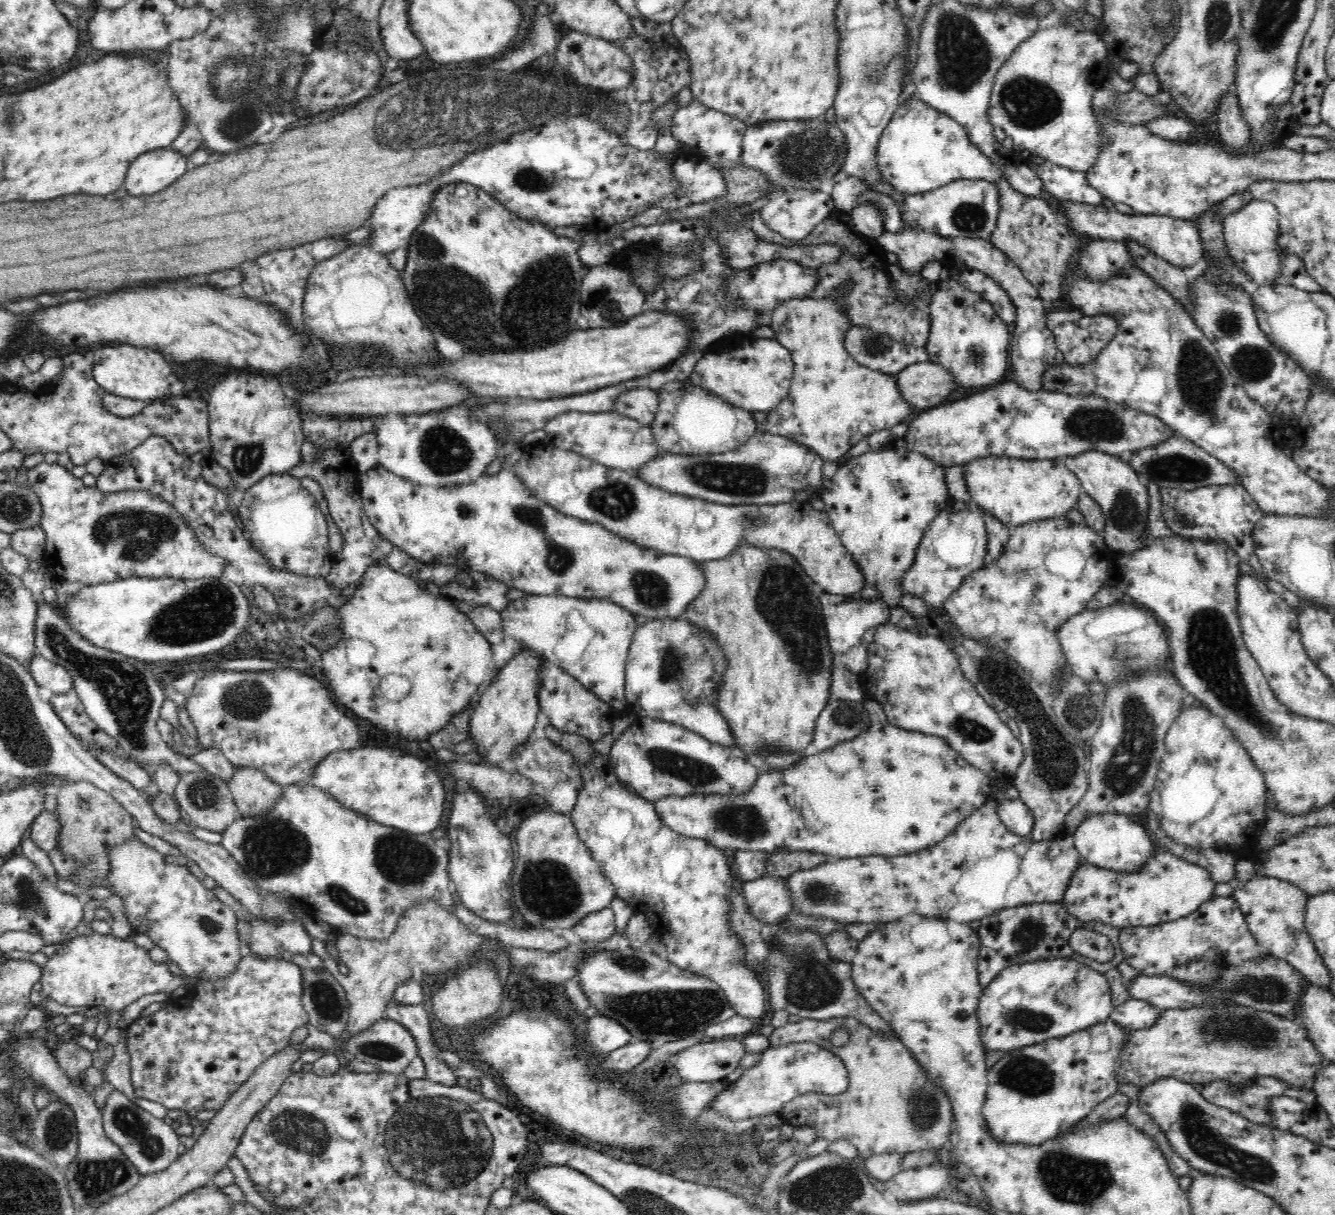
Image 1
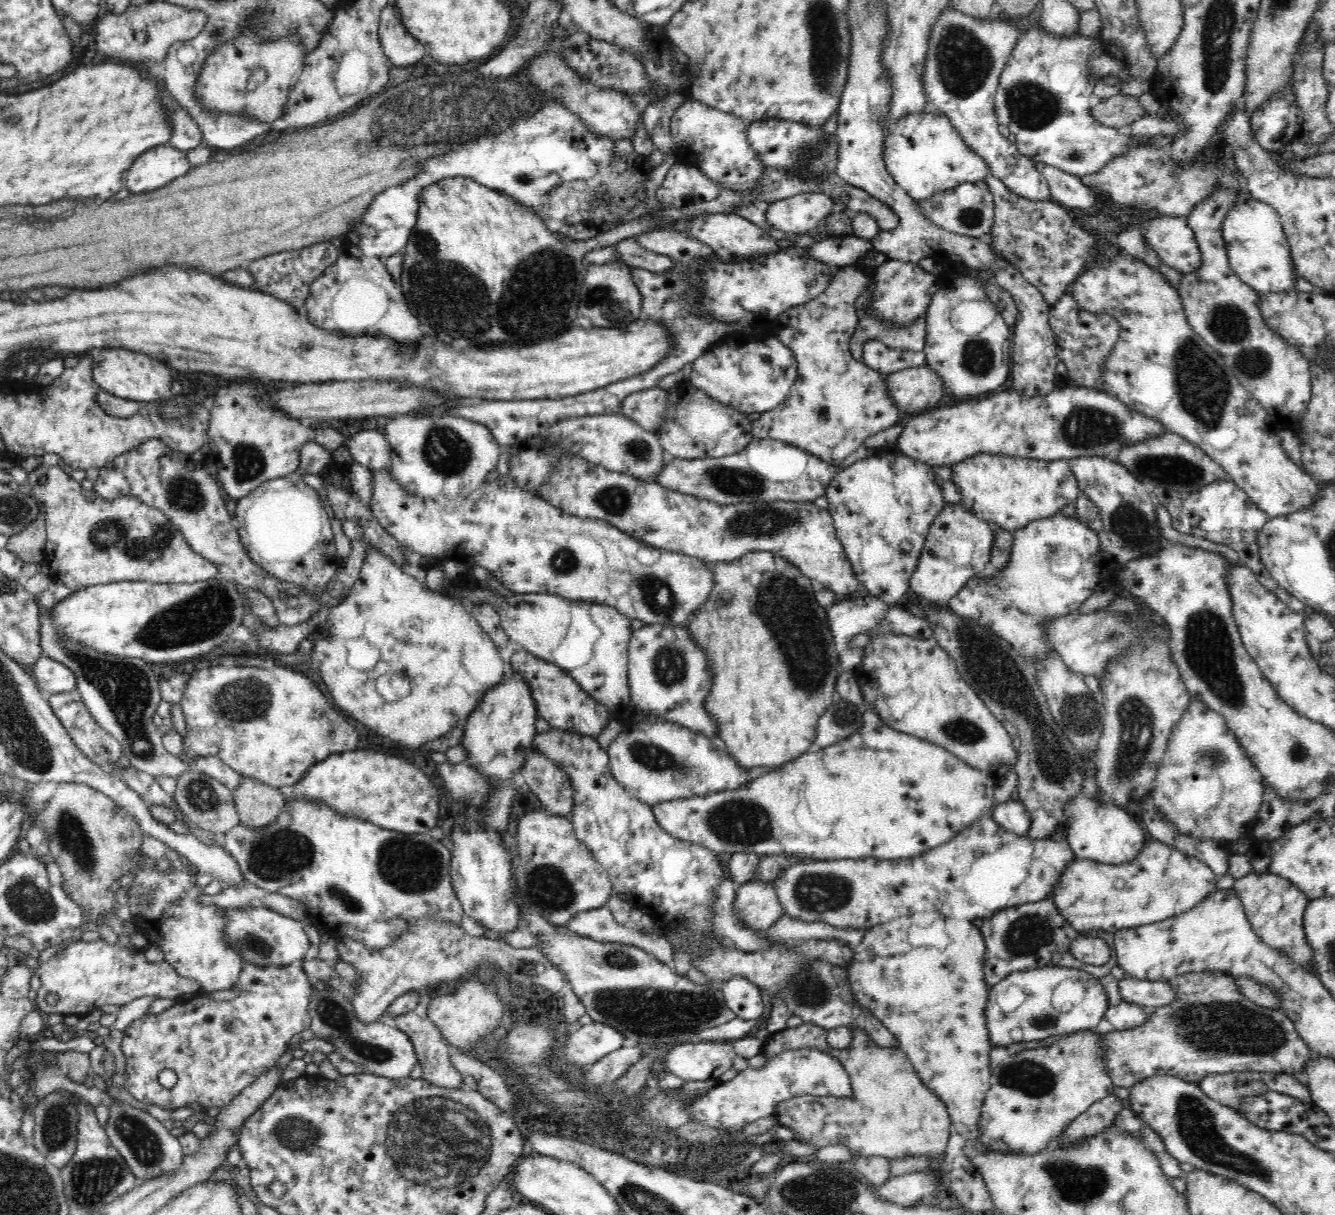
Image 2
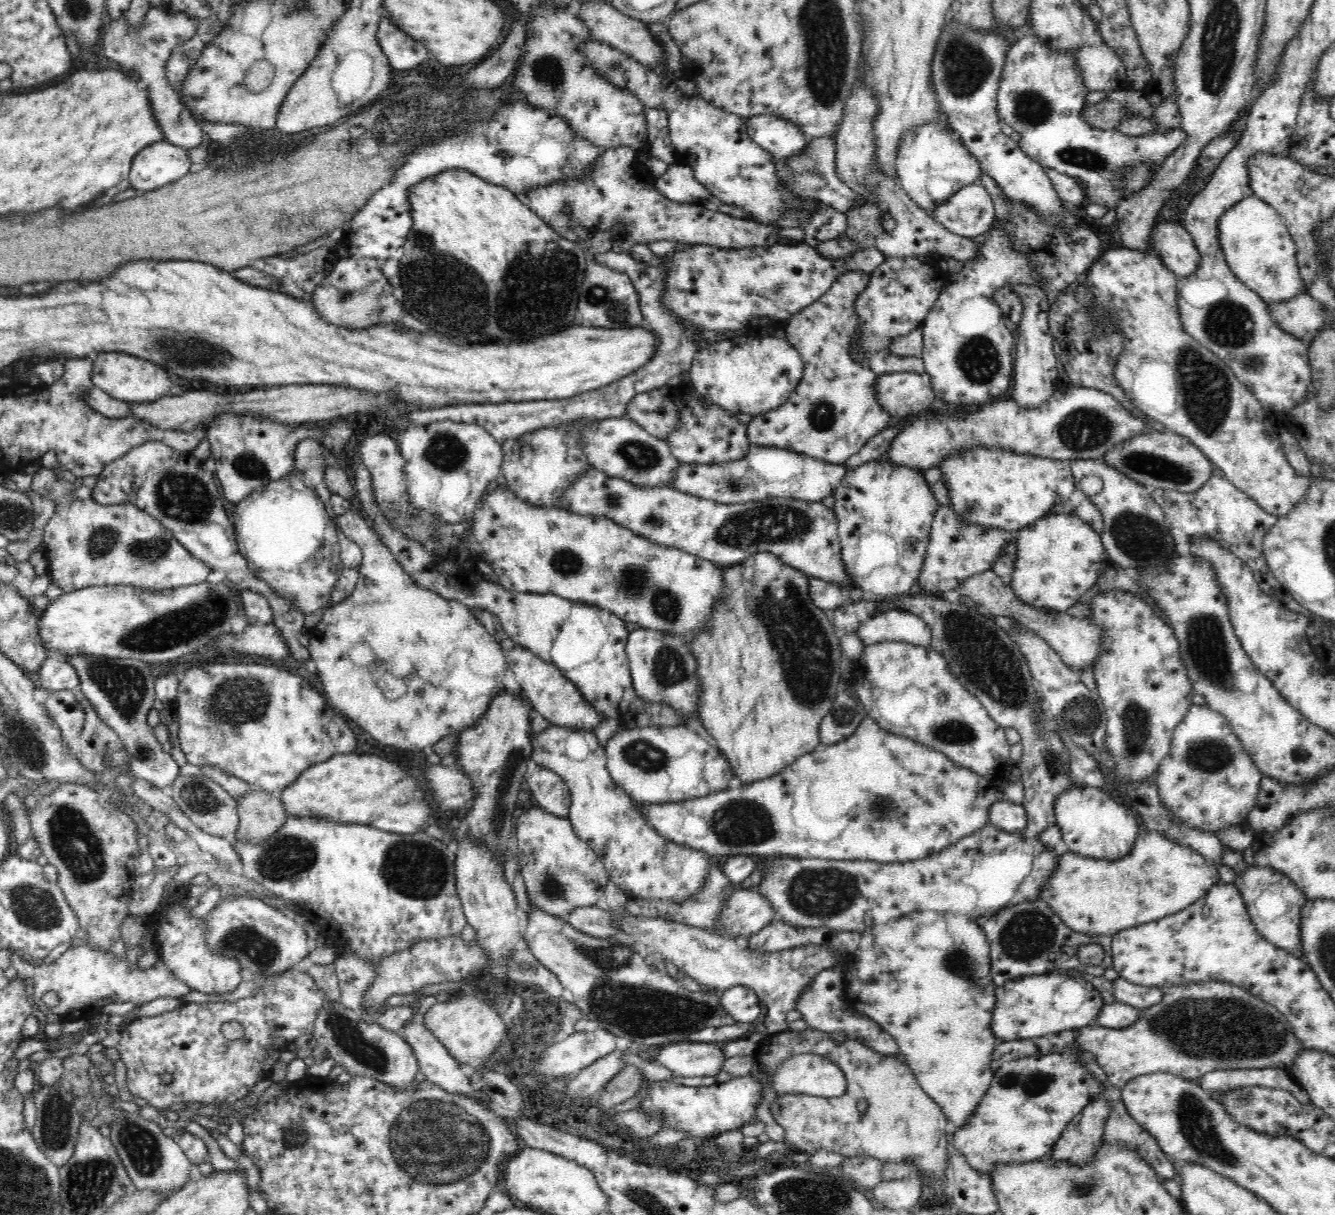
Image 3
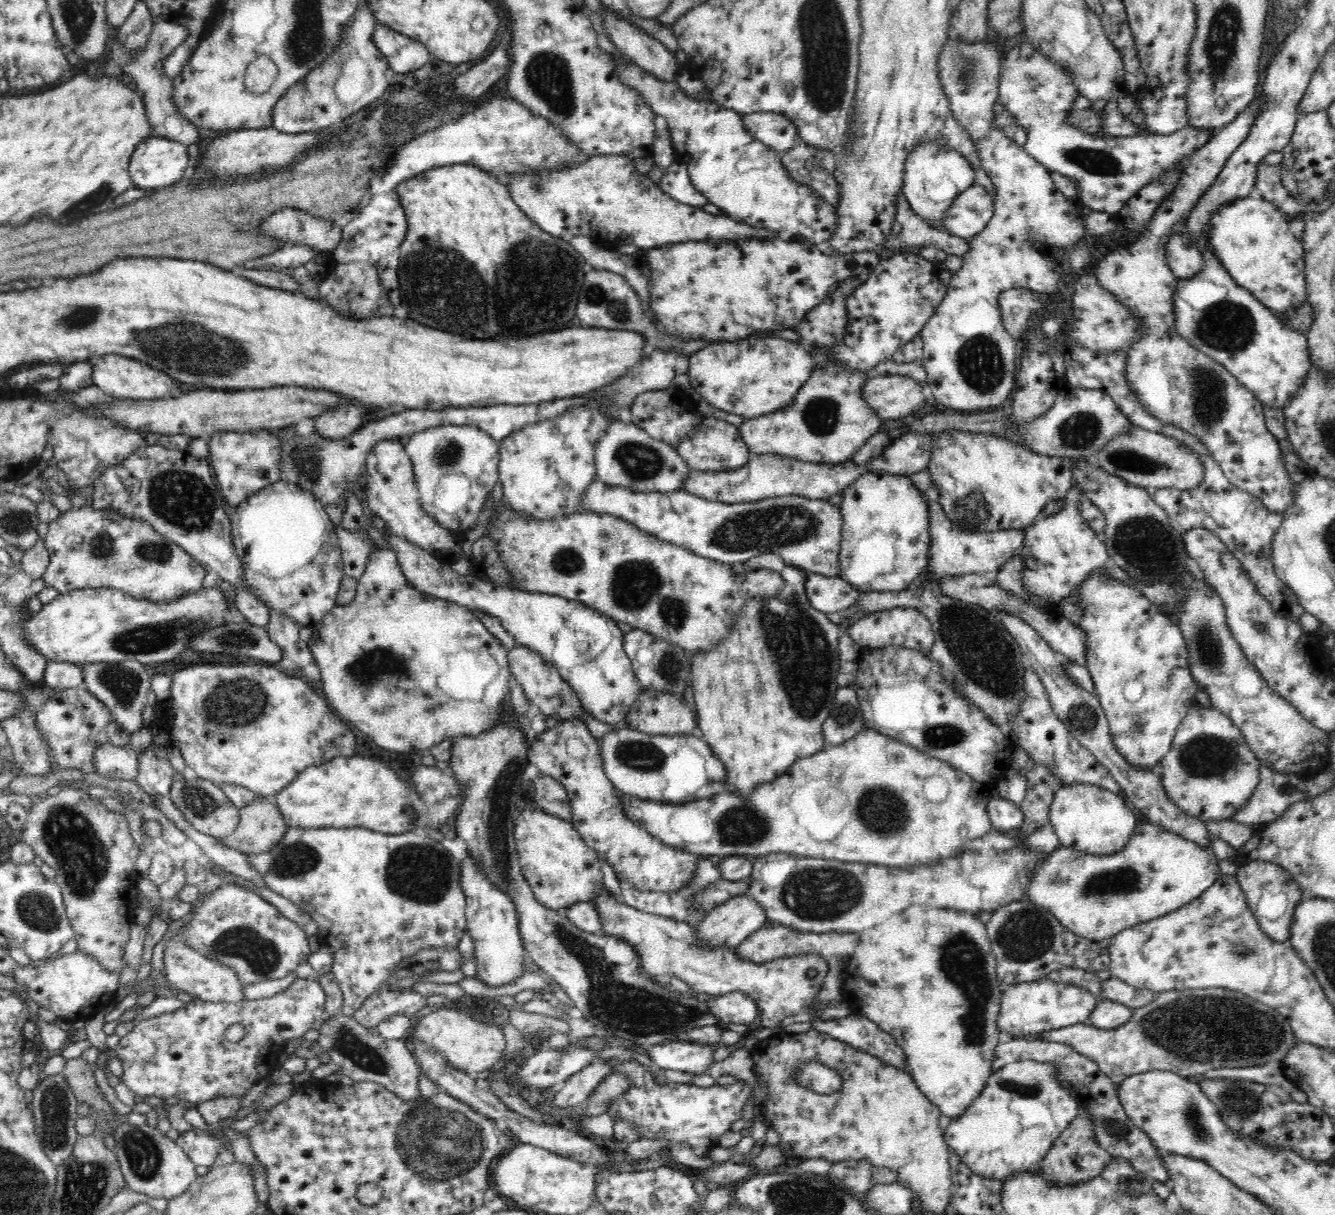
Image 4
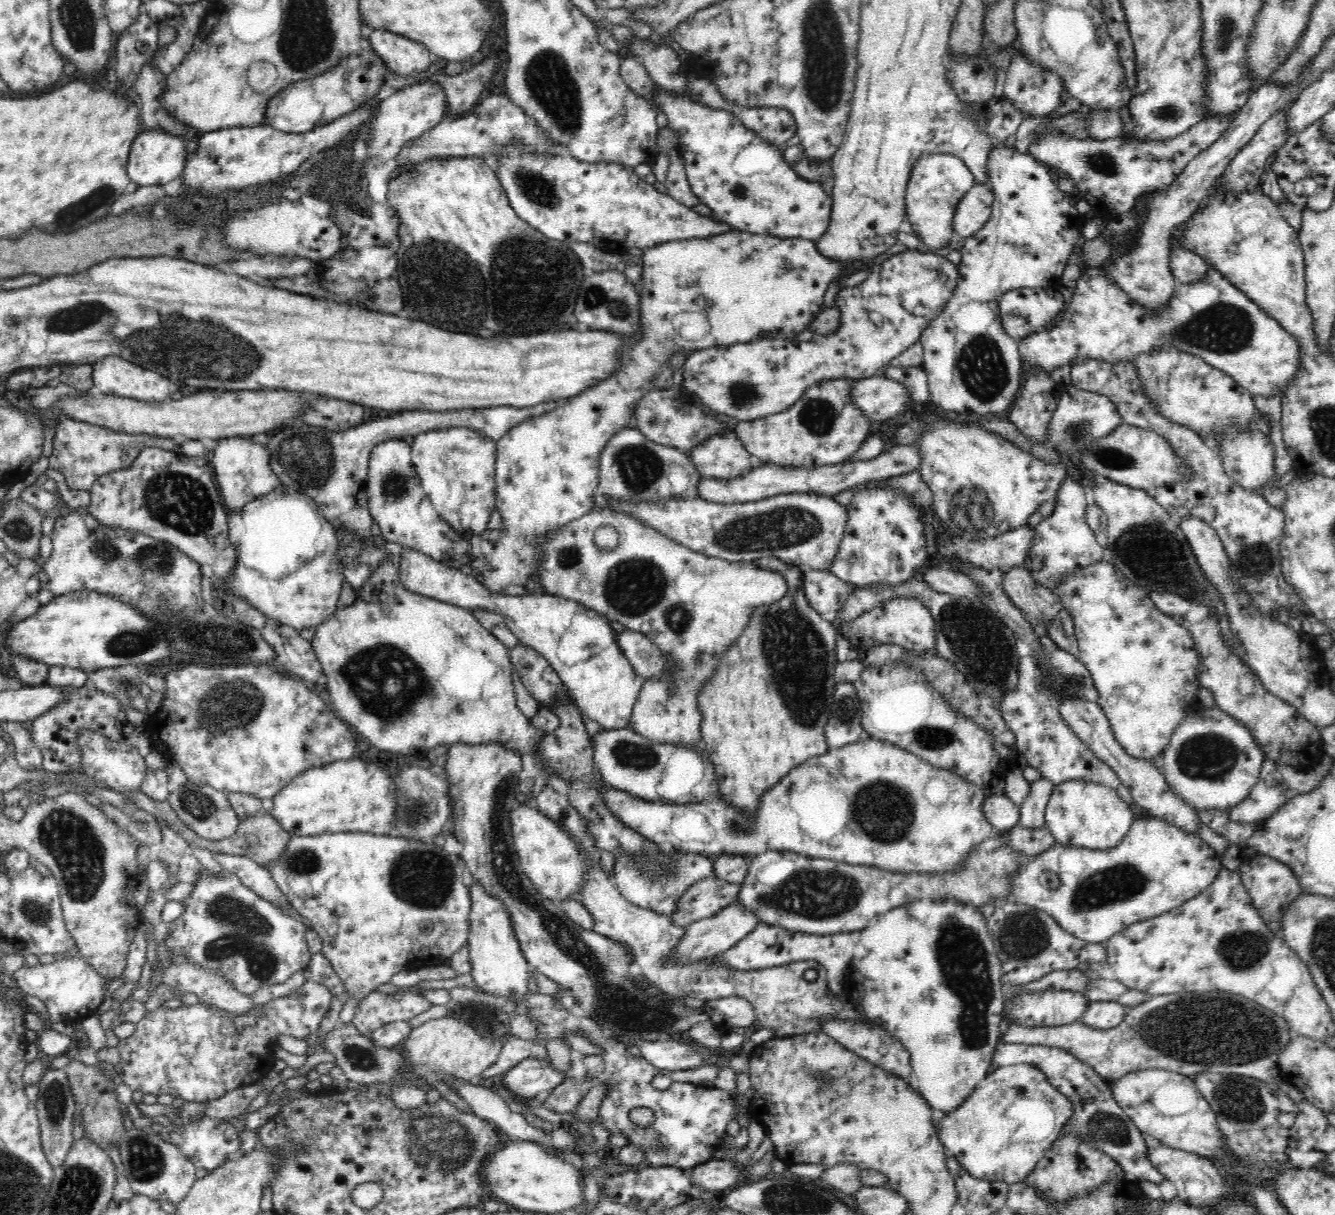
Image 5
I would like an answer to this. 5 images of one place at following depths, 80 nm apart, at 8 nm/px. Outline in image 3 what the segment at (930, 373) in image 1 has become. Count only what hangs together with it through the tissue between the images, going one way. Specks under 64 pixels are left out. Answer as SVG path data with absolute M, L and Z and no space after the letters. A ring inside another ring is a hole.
M892 372L880 375L873 386L880 407L894 419L928 412L935 398L930 375L925 372Z

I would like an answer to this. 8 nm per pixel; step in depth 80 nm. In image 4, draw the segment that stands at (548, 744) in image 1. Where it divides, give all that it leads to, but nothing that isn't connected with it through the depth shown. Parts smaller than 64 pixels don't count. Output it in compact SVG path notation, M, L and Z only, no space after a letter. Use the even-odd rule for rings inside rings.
M544 774L534 782L536 808L560 820L572 822L572 807L567 790L554 777Z

